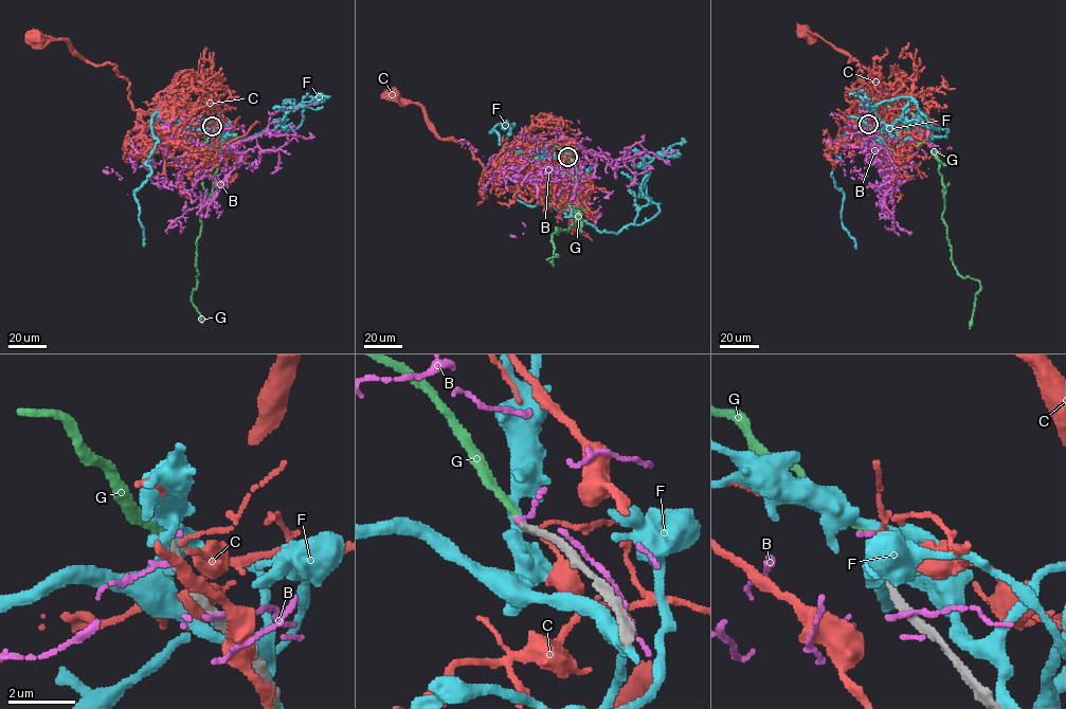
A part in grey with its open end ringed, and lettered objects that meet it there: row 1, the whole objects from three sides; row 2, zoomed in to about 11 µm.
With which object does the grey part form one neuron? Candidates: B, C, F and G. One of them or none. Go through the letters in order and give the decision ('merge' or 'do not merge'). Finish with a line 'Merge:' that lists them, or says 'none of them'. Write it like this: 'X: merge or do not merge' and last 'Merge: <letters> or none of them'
B: do not merge
C: do not merge
F: do not merge
G: merge
Merge: G

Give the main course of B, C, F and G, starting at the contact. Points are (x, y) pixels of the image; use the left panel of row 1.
B: (212, 126), (195, 126), (174, 163), (221, 182), (216, 141), (234, 123), (247, 168)
C: (213, 127), (200, 130), (182, 114), (134, 110), (129, 82), (112, 64), (87, 61), (65, 39), (35, 36)
F: (212, 126), (173, 128), (156, 110), (213, 142), (293, 130), (303, 109), (289, 101), (313, 102)
G: (212, 126), (157, 106), (174, 106), (222, 142), (196, 241), (191, 302), (202, 324)

